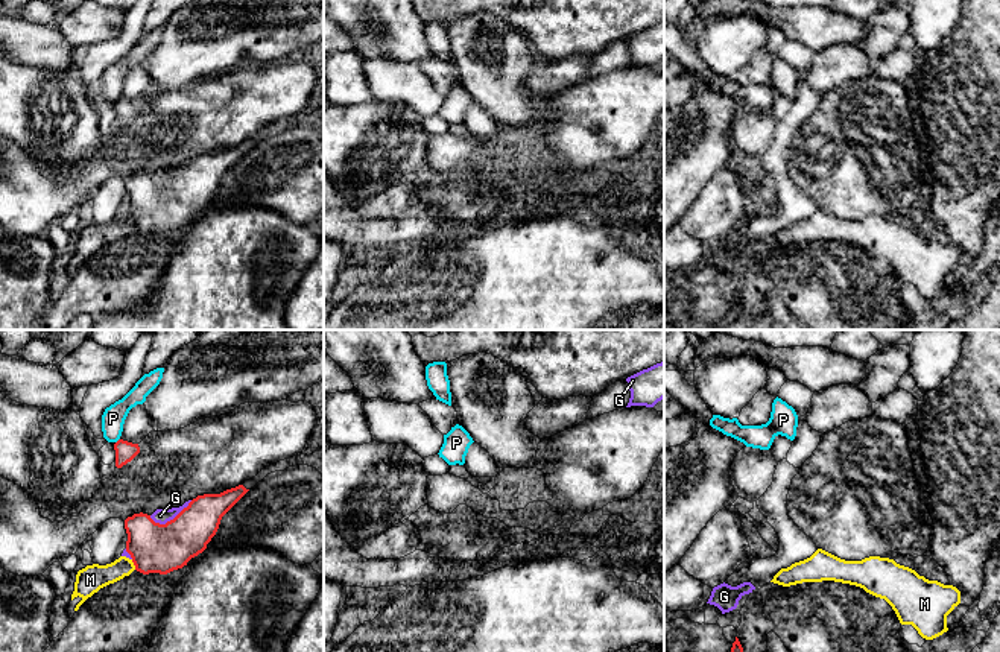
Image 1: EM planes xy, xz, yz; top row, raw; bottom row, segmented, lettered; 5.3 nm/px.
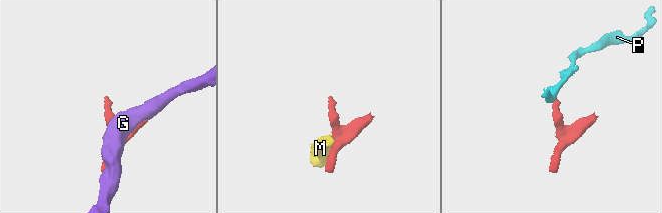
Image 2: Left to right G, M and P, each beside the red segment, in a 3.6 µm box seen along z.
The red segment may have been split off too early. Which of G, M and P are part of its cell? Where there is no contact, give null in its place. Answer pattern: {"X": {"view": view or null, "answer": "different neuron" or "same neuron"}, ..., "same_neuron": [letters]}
{"G": {"view": "xy", "answer": "different neuron"}, "M": {"view": "xy", "answer": "different neuron"}, "P": {"view": "xy", "answer": "different neuron"}, "same_neuron": []}

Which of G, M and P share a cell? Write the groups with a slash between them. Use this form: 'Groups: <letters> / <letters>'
Groups: G / M / P

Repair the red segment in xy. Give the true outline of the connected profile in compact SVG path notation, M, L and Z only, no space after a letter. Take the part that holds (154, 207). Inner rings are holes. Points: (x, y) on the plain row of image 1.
M290 119L263 128L255 137L220 154L204 154L193 158L173 179L155 182L147 173L134 173L125 179L128 193L126 211L135 229L149 234L167 234L182 228L202 213L216 195L222 176L267 134L284 131Z

